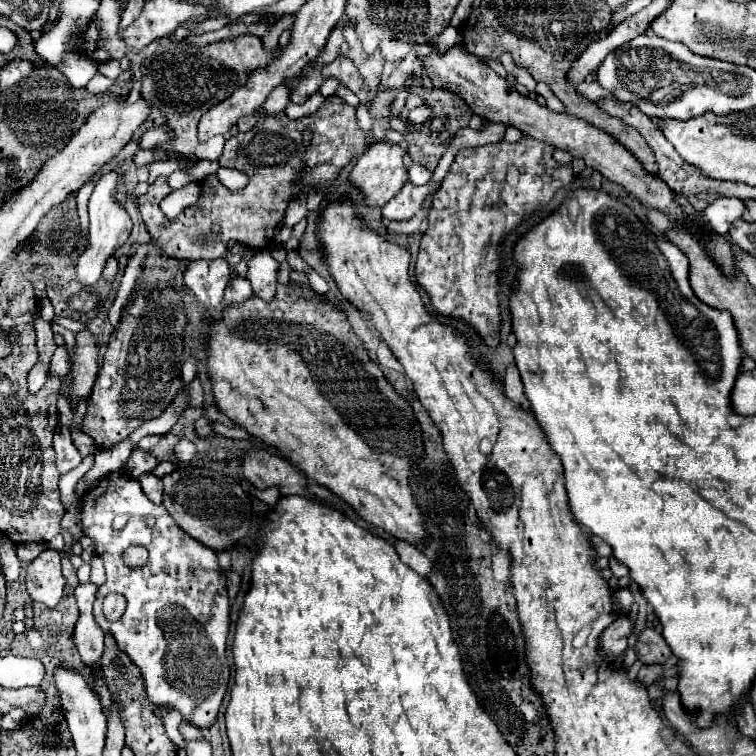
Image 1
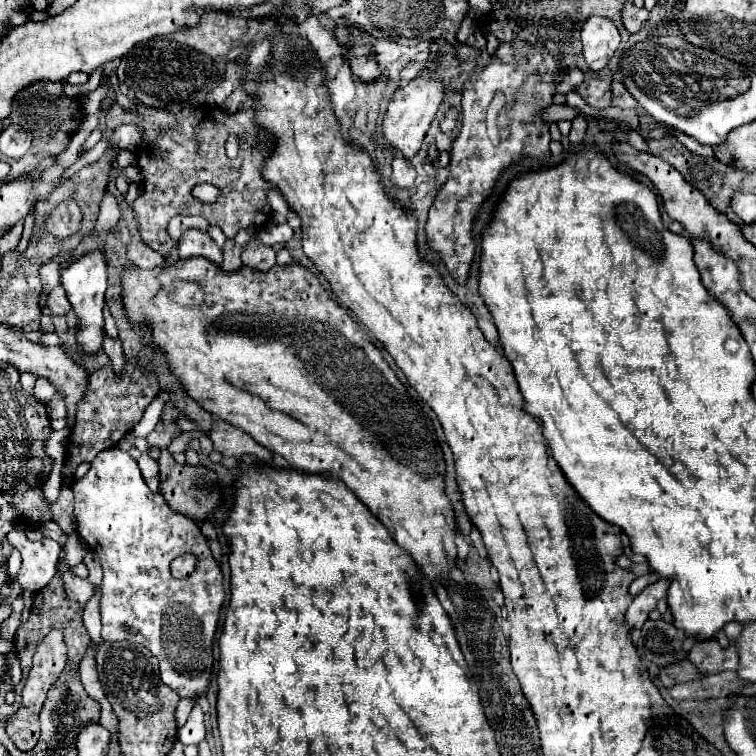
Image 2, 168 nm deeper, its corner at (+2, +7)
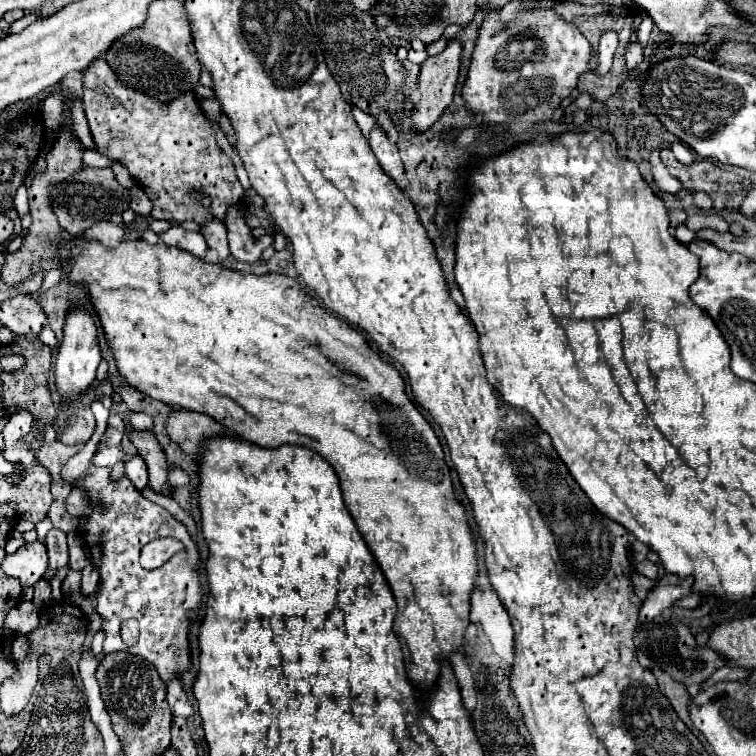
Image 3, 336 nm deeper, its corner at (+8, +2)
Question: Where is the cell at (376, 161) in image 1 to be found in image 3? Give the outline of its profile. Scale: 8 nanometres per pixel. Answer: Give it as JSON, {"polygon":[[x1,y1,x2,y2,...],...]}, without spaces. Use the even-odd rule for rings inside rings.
{"polygon":[[451,40,447,44,447,48,437,54,437,56,429,56,419,70,419,80,417,80,417,94,419,94,419,102,415,104,415,108,411,110,411,122,413,128,417,132,425,132,429,130,443,114,443,110,451,104,453,94,455,94,455,86,457,86,457,78,459,78,459,64,461,64,461,44,457,40]]}

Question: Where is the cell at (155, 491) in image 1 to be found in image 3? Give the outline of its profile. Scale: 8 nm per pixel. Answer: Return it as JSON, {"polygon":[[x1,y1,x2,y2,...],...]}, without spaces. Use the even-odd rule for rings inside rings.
{"polygon":[[135,456,135,458,131,458,125,464,125,474,135,484,137,490,143,490,143,488,149,486,149,480,147,480,147,464,145,464,145,460,141,456]]}

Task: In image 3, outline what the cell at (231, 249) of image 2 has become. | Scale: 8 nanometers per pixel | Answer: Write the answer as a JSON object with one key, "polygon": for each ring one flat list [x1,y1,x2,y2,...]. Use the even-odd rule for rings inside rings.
{"polygon":[[219,220,205,222,203,228,201,228,201,232,203,232,207,244,211,246,211,250,219,252,221,260,227,260,231,256,229,246,227,246,227,230,225,230,225,226]]}

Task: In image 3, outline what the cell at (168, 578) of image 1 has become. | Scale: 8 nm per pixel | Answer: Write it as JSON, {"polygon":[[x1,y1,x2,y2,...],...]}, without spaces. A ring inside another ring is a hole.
{"polygon":[[91,466,75,484,75,488,83,490,83,494,89,500,91,506,91,514,83,520,83,524,79,526,79,532,91,552,93,562,99,568,99,596,97,596,97,614,103,618,103,632,105,632,105,642,103,642,103,654,109,652,117,652,117,650,125,650,131,654,137,654,145,660,149,660,151,664,155,664,161,680,167,684,173,678,179,678,181,674,185,674,191,666,191,650,189,650,189,626,193,624,193,620,197,618,197,610,201,606,201,598,203,598,203,588,199,582,199,552,195,542,191,540,187,528,175,520,165,508,157,506,155,502,147,500,135,486,133,482,123,476,119,480,111,480,111,468,97,468],[157,536,173,536,179,538,185,544,185,550,177,552,169,562,165,562,161,568,157,570,145,570,139,566,139,550,151,542],[127,618,137,618,139,620,139,630,141,630,141,638,135,646,125,646,121,640,121,622]]}

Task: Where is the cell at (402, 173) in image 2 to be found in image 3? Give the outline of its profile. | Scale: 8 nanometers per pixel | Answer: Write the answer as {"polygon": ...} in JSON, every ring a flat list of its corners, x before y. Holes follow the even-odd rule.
{"polygon":[[373,128,371,136,369,136,369,146,387,176,391,176,393,180,403,176,403,160,399,156,399,150,397,150,395,142,391,142,387,138,385,132,381,132,379,128]]}

